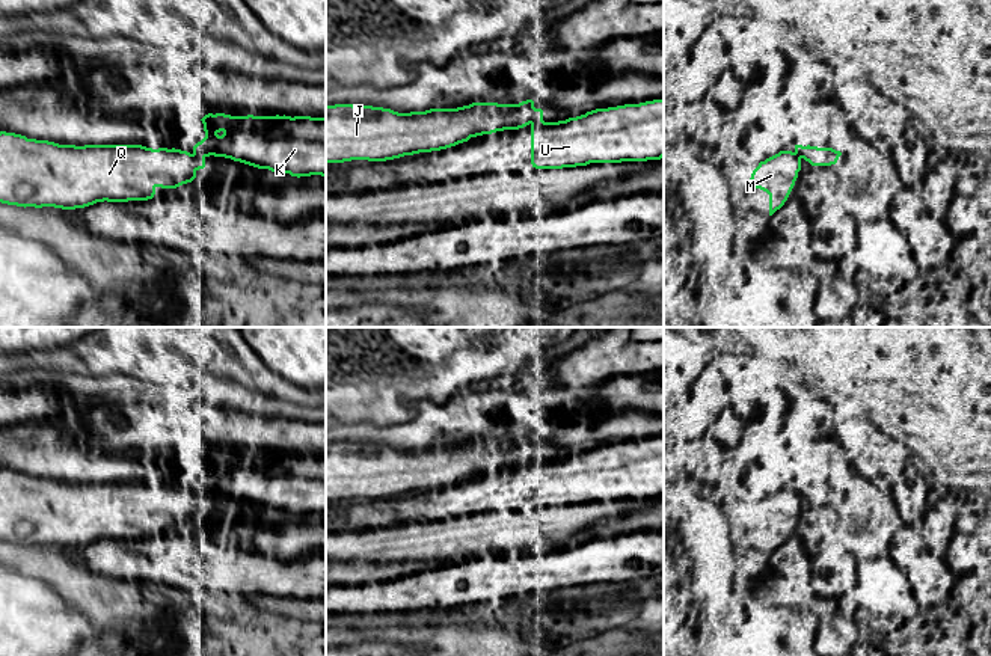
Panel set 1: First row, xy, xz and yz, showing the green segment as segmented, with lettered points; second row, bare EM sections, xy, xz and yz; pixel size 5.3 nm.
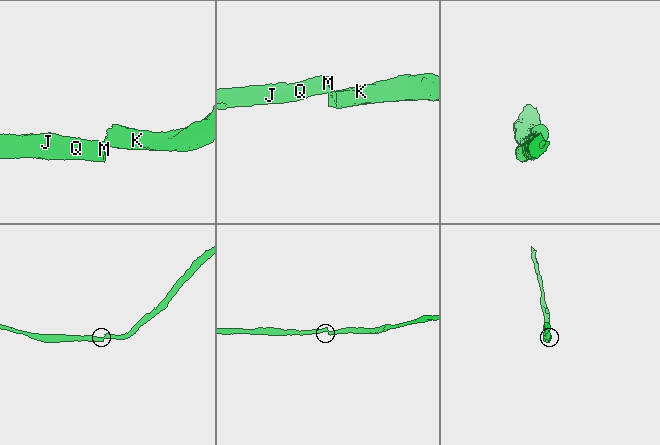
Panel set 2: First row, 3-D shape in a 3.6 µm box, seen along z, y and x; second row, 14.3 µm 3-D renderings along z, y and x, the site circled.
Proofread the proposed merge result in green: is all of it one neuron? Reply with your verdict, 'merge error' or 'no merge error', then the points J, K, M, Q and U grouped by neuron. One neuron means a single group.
merge error | J M Q / K U

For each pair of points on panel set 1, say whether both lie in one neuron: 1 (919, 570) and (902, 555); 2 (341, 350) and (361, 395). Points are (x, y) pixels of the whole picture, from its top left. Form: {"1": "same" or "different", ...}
{"1": "different", "2": "same"}

